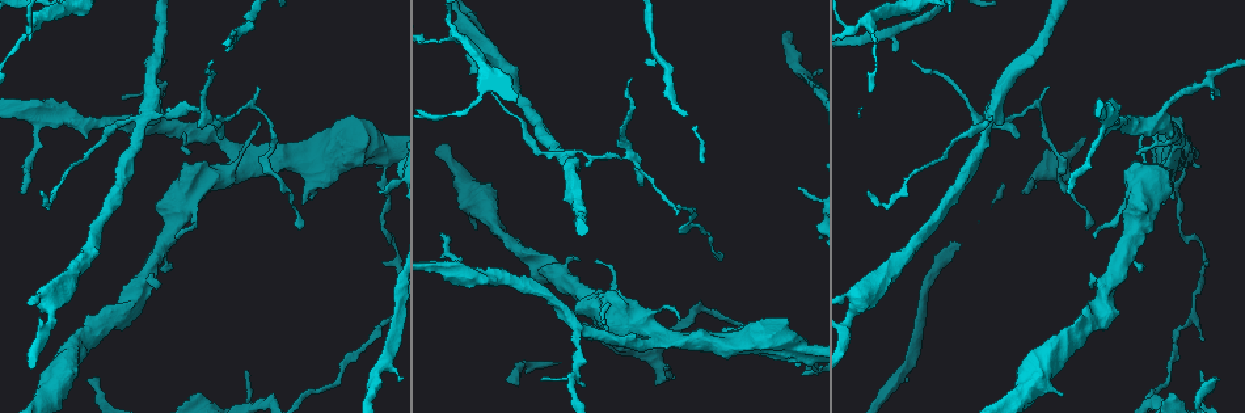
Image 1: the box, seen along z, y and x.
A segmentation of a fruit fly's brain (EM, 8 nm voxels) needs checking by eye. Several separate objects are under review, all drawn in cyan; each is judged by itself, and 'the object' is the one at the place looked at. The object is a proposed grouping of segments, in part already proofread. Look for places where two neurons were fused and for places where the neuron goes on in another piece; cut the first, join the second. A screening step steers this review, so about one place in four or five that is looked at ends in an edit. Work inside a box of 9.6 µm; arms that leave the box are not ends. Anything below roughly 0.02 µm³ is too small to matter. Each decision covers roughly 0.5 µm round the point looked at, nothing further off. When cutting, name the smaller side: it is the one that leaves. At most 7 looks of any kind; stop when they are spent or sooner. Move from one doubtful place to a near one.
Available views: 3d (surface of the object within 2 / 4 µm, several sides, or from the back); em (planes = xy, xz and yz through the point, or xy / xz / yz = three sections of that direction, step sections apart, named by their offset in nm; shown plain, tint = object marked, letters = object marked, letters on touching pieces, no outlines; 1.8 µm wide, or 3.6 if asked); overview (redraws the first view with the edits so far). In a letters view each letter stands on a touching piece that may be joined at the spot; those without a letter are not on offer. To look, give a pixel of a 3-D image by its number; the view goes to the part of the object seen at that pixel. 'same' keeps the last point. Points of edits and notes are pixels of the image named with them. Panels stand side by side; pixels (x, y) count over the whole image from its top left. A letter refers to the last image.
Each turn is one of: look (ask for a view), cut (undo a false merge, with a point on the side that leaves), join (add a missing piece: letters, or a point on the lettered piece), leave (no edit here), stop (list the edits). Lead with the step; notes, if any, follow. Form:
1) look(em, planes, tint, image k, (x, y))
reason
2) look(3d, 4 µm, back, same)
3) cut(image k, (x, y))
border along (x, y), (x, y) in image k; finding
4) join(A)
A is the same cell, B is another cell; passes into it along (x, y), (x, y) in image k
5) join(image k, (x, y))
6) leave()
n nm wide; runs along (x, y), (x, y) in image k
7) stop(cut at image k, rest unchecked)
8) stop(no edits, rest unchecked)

look(3d, 2 µm, image 1, (1144, 268))
branch stops here

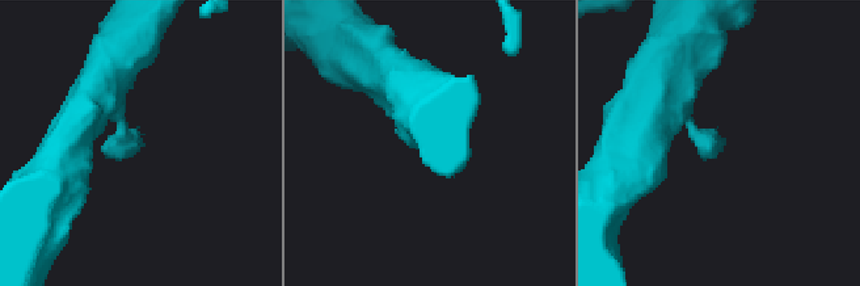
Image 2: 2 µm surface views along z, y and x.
look(em, 3.6 µm, planes, letters, image 2, (716, 153))

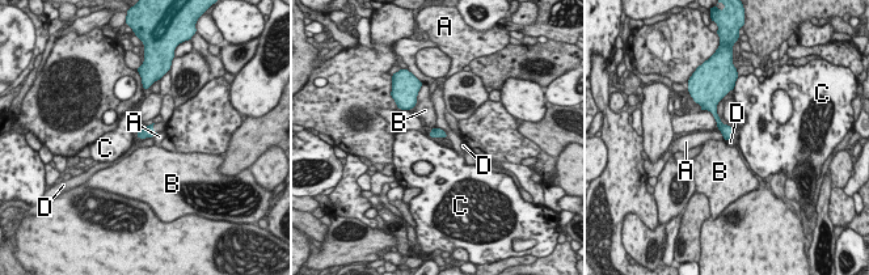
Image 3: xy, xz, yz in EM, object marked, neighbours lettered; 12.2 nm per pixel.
leave()
A, B, C and D are other cells; none of them fits

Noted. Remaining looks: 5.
look(3d, 2 µm, back, image 1, (800, 188))
free end

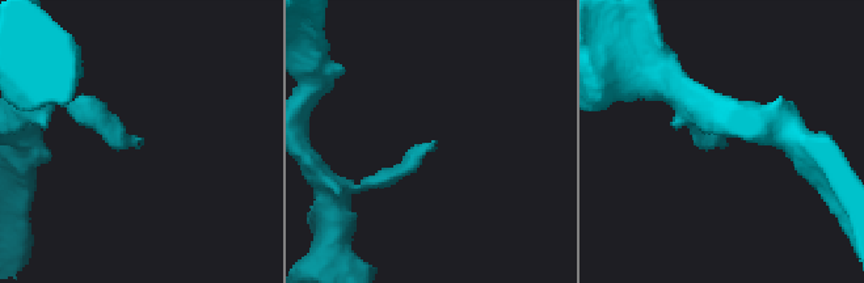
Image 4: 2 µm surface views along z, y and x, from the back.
look(em, yz, step 4, letters, image 4, (723, 138))

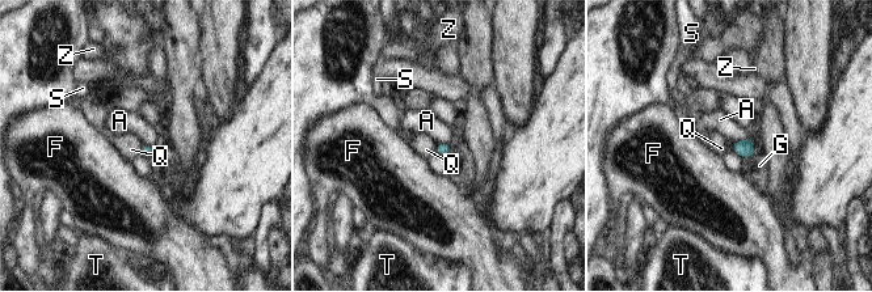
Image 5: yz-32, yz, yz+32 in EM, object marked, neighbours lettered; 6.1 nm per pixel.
look(em, planes, letters, same)

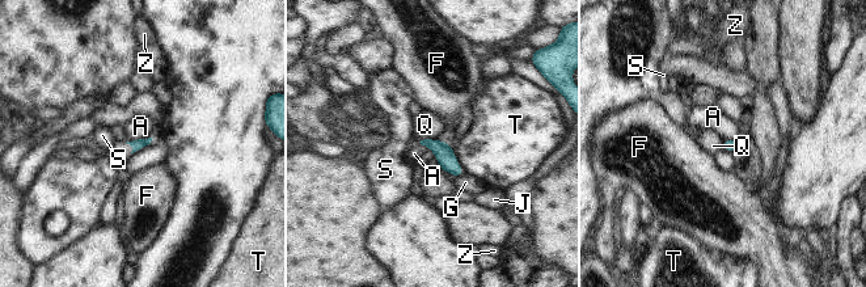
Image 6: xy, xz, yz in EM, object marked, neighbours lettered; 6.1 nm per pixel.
leave()
A, F, G, J, Q, S, T and Z are other cells; border along (439, 139), (421, 139), (418, 142) in image 6; no lettered piece goes on from it

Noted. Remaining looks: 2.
stop(no edits, rest unchecked)

